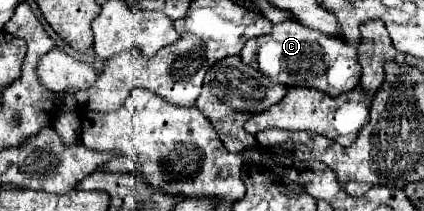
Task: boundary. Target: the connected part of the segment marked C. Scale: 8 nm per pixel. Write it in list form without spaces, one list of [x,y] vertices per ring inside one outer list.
[[[296,21],[278,23],[270,35],[246,41],[240,57],[246,65],[262,71],[270,81],[290,87],[316,87],[334,97],[358,87],[362,75],[356,45],[350,47],[342,39],[318,33]]]

